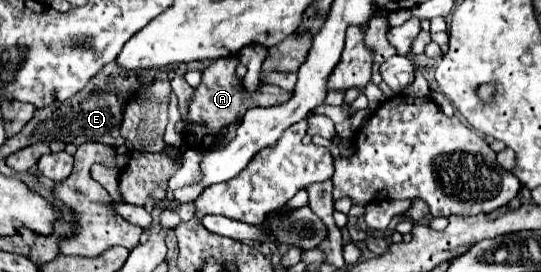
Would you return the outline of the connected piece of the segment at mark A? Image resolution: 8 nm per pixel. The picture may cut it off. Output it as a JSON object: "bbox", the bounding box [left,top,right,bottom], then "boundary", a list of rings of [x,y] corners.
{"bbox":[185,56,287,152],"boundary":[[[229,56],[229,58],[215,60],[203,70],[201,84],[195,88],[189,100],[189,118],[187,118],[189,126],[185,134],[187,148],[199,148],[201,152],[207,152],[223,138],[225,128],[235,124],[249,108],[277,106],[287,100],[283,98],[285,96],[283,88],[273,86],[273,84],[259,84],[255,92],[247,92],[235,74],[235,68],[237,68],[237,56]]]}

